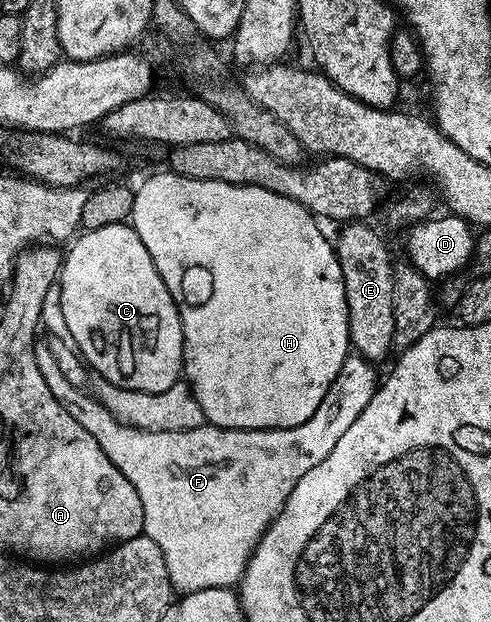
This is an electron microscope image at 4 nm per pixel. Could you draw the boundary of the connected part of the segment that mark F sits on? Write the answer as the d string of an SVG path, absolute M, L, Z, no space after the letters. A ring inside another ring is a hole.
M51 347L37 348L36 358L42 379L46 379L46 387L50 387L50 395L61 401L66 411L70 411L70 415L74 415L74 419L78 419L78 423L82 423L82 427L98 439L98 447L106 451L110 463L114 463L114 467L130 479L134 491L138 491L144 516L143 536L158 543L162 559L166 559L170 583L180 595L239 586L252 552L272 520L282 511L286 499L290 499L290 491L294 491L298 479L302 479L306 471L318 467L318 463L334 451L334 443L338 443L338 439L342 439L343 433L350 428L350 423L366 411L366 403L370 403L376 394L378 384L377 366L352 351L342 363L342 371L338 371L334 383L330 383L330 391L326 391L318 411L314 411L306 423L293 429L219 429L217 425L205 423L186 431L142 431L123 425L110 415L103 403L67 381Z

